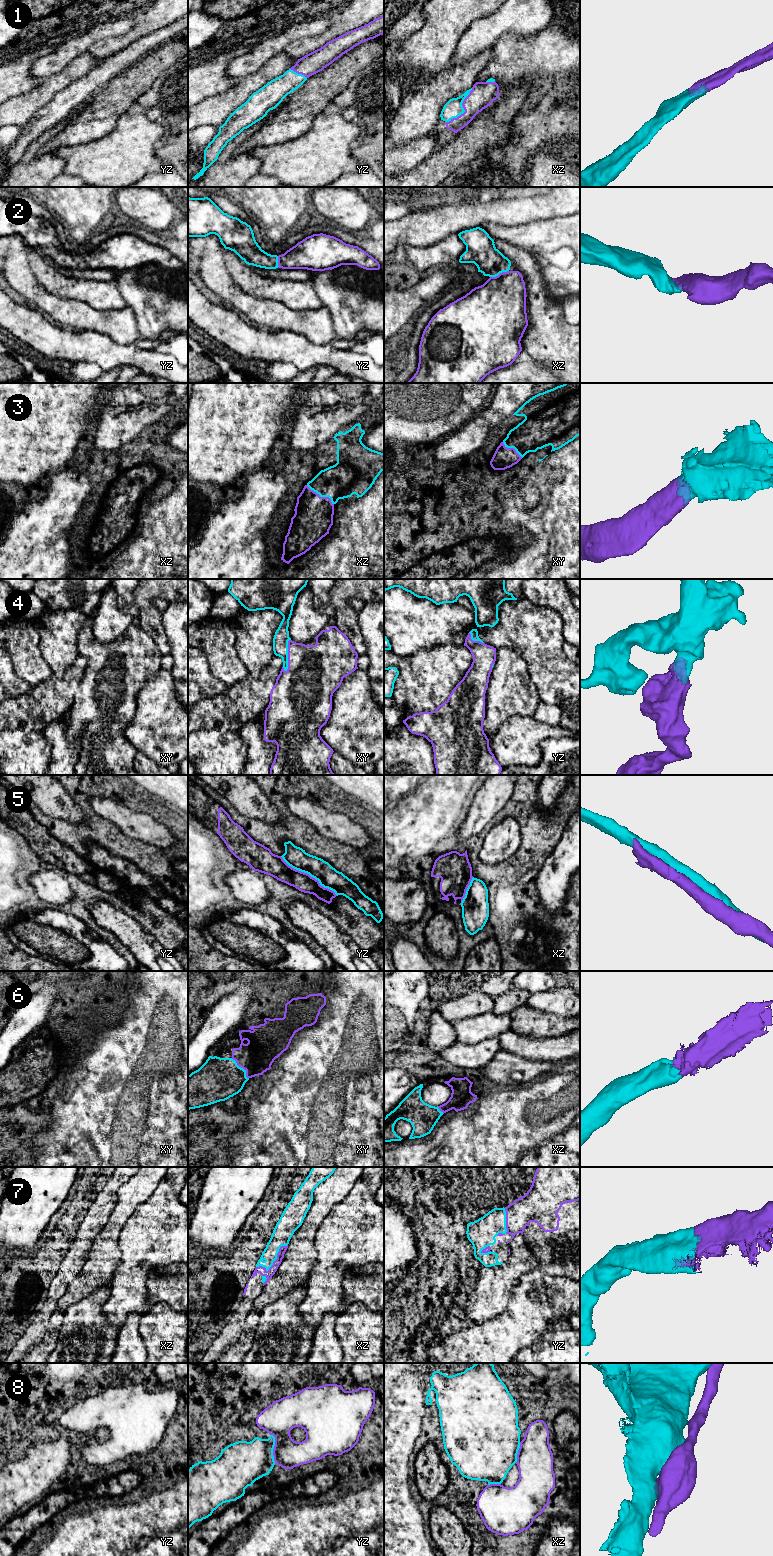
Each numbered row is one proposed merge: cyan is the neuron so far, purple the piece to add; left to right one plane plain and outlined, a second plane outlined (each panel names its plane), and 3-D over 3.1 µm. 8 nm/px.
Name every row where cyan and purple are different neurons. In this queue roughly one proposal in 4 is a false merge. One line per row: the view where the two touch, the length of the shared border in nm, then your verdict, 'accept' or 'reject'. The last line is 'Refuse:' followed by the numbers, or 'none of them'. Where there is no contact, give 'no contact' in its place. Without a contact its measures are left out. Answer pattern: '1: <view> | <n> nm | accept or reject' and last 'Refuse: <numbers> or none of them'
1: xz | 360 nm | accept
2: xz | 160 nm | accept
3: xz | 280 nm | accept
4: xy | 260 nm | accept
5: yz | 550 nm | reject
6: xy | 220 nm | accept
7: xz | 320 nm | accept
8: yz | 240 nm | reject
Refuse: 5, 8

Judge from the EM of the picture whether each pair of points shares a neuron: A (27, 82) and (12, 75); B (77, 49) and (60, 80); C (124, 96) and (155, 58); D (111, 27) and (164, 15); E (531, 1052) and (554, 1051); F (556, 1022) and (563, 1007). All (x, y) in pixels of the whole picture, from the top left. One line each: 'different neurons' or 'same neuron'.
A: same neuron
B: different neurons
C: same neuron
D: different neurons
E: same neuron
F: different neurons

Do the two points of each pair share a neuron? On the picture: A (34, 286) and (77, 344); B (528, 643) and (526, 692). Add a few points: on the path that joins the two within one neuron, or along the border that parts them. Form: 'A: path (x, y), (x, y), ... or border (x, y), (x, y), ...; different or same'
A: border (56, 324), (62, 327); different
B: border (512, 647), (521, 653), (536, 687); different

